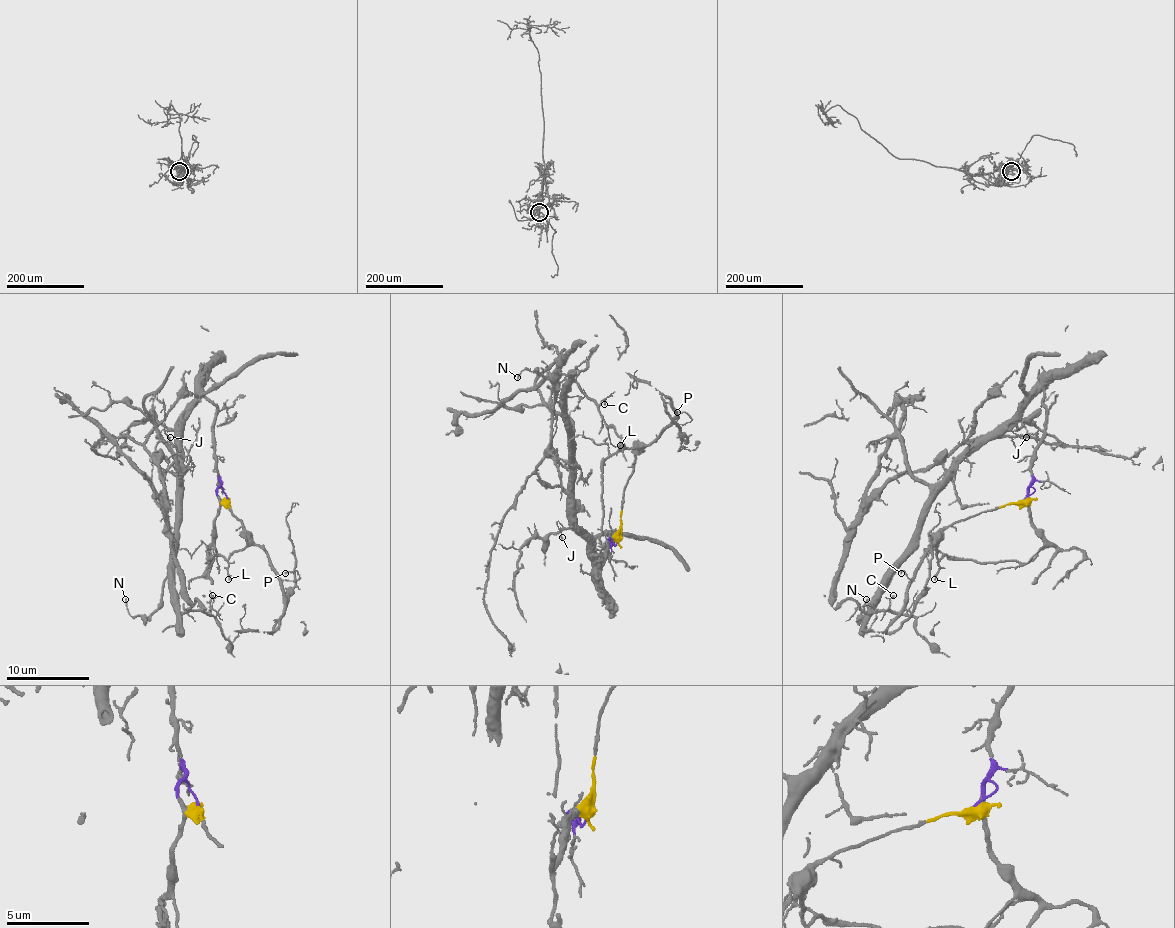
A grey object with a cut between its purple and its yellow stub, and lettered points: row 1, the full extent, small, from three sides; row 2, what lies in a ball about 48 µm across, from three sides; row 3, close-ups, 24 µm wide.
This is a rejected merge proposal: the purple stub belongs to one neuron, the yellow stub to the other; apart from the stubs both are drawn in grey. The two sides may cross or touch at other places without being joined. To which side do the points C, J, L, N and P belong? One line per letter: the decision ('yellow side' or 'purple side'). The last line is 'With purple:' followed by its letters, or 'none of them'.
C: purple side
J: purple side
L: yellow side
N: purple side
P: yellow side
With purple: C, J, N

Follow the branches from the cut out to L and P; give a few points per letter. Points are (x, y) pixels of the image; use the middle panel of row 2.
L: (617, 536), (623, 492), (638, 449), (619, 449), (621, 444)
P: (617, 536), (623, 492), (633, 457), (669, 426), (690, 422), (692, 417), (688, 413), (677, 411)

